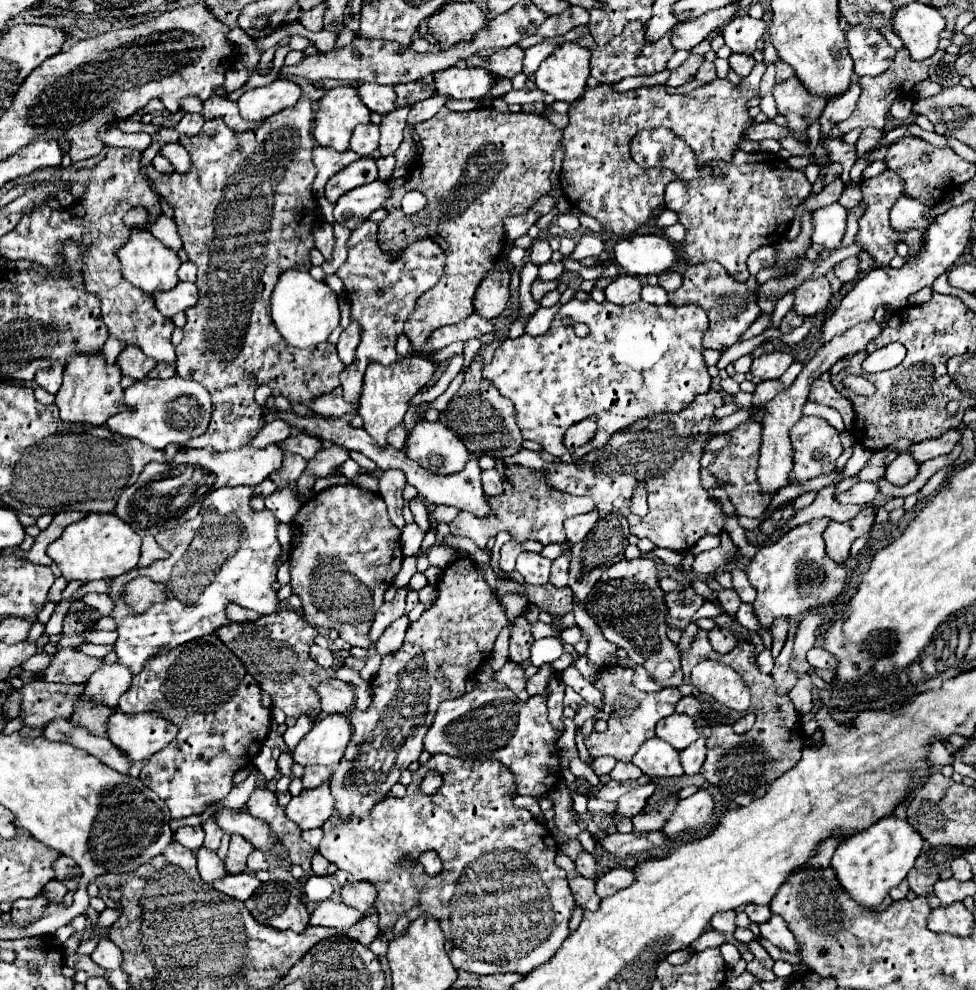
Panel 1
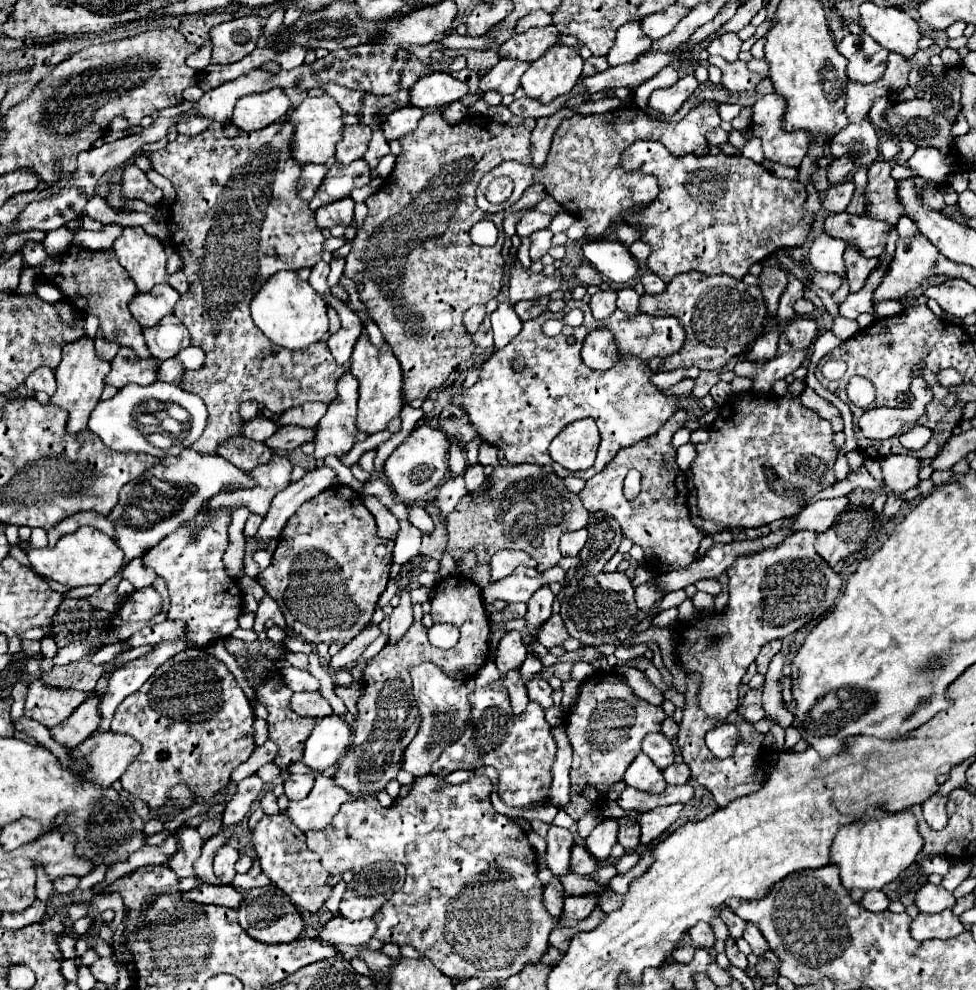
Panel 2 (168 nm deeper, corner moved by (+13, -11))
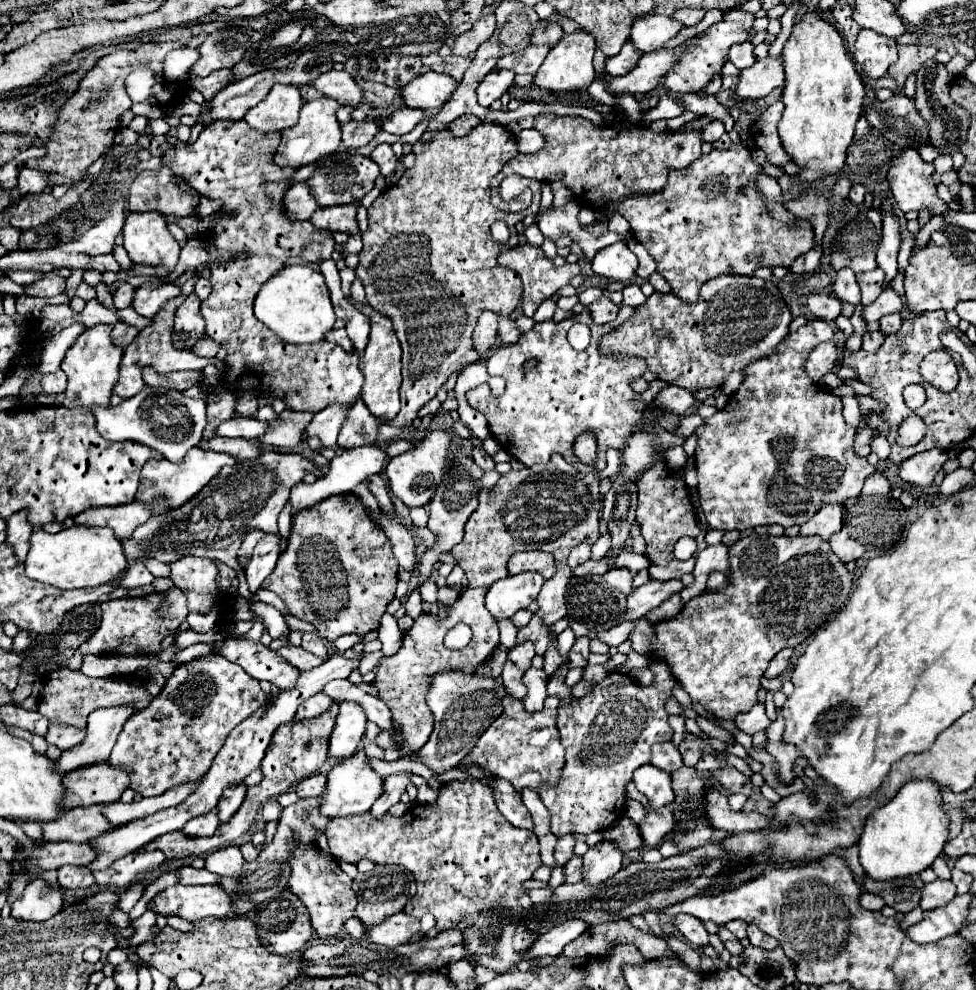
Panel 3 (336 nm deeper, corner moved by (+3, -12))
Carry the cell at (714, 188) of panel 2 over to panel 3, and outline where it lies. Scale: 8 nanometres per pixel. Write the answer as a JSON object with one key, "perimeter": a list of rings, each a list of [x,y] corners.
{"perimeter":[[[733,144],[729,150],[713,148],[709,154],[697,158],[689,168],[671,170],[667,184],[651,196],[629,196],[617,204],[617,212],[627,218],[633,238],[647,248],[657,262],[657,272],[669,282],[673,292],[693,304],[699,298],[699,288],[721,274],[747,274],[751,276],[759,266],[785,266],[809,252],[813,246],[813,228],[807,220],[799,218],[799,226],[785,226],[767,214],[767,208],[755,190],[755,176],[759,166],[753,162],[751,152]]]}

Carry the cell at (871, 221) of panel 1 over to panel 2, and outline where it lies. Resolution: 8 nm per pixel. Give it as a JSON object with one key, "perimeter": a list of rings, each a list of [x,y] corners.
{"perimeter":[[[847,247],[845,249],[845,269],[847,269],[847,281],[849,281],[849,289],[851,293],[859,291],[865,285],[865,279],[869,277],[871,271],[875,271],[879,267],[879,259],[865,259],[857,247]]]}

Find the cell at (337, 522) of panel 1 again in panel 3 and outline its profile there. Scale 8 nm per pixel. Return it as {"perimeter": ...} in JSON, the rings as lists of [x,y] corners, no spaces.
{"perimeter":[[[341,494],[329,496],[315,504],[315,508],[307,508],[293,516],[287,548],[279,556],[271,576],[263,580],[263,588],[275,592],[293,616],[311,622],[321,638],[333,642],[343,634],[367,634],[379,628],[379,620],[395,594],[397,570],[399,566],[385,532],[367,516],[357,496]]]}

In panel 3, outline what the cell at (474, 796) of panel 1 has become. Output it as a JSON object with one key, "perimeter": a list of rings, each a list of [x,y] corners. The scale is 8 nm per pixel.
{"perimeter":[[[451,780],[441,788],[439,798],[433,804],[413,806],[401,818],[385,814],[379,820],[373,820],[373,816],[367,812],[359,816],[347,816],[343,820],[331,820],[325,836],[329,840],[331,854],[337,860],[359,862],[361,858],[369,858],[375,864],[405,866],[415,876],[417,894],[407,902],[403,912],[415,918],[433,914],[439,930],[455,928],[467,932],[465,946],[471,952],[469,958],[477,956],[477,962],[473,962],[475,966],[479,964],[495,972],[507,972],[521,962],[521,956],[537,938],[521,920],[521,914],[531,908],[531,900],[523,890],[523,882],[531,880],[533,870],[541,866],[537,836],[531,830],[519,830],[513,824],[507,824],[503,814],[497,810],[491,788],[479,780]]]}

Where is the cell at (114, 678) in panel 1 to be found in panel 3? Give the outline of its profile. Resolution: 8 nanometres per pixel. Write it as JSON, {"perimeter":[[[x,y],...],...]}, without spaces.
{"perimeter":[[[49,724],[47,736],[45,736],[45,740],[49,744],[55,744],[59,750],[69,750],[79,742],[83,742],[83,738],[85,738],[85,730],[79,730],[67,724]]]}

